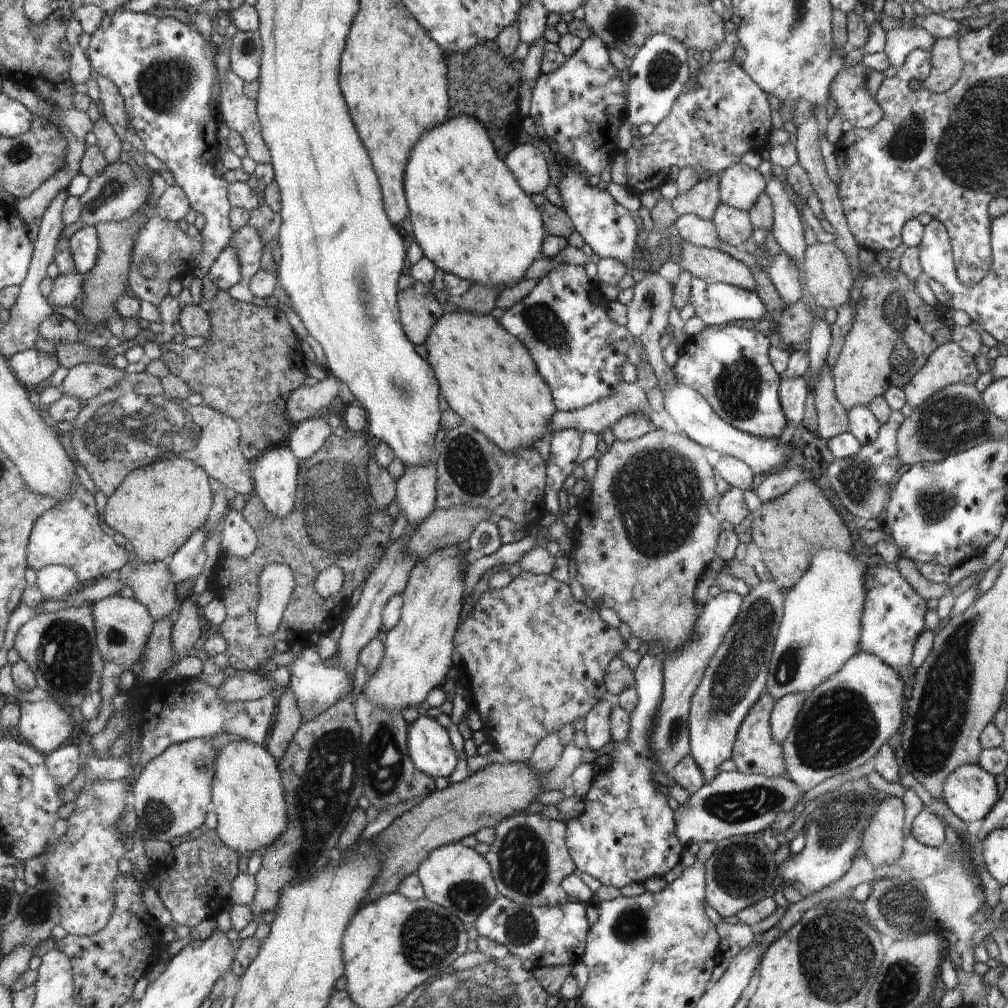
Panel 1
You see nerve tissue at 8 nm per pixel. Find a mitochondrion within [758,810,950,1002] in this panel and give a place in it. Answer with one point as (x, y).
(902, 907)

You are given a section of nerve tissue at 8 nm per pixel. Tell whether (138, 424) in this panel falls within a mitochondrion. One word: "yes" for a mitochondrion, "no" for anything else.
yes

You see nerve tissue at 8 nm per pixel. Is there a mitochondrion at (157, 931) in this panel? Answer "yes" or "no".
no

